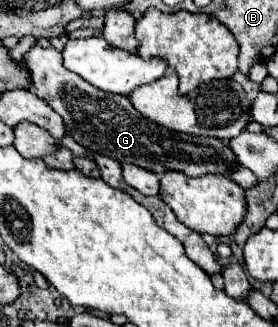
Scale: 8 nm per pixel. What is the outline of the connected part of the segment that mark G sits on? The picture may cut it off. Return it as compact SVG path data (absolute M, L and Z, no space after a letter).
M32 47L22 63L30 69L32 85L36 95L40 95L48 105L64 119L66 129L76 143L84 145L90 153L112 157L120 163L136 163L156 175L166 171L182 171L188 177L200 175L226 175L230 177L232 169L238 165L236 157L232 157L232 149L228 143L214 137L198 137L198 135L184 135L172 133L154 121L146 121L136 113L134 105L126 95L112 95L88 85L82 77L68 71L62 63L62 53L54 47Z

